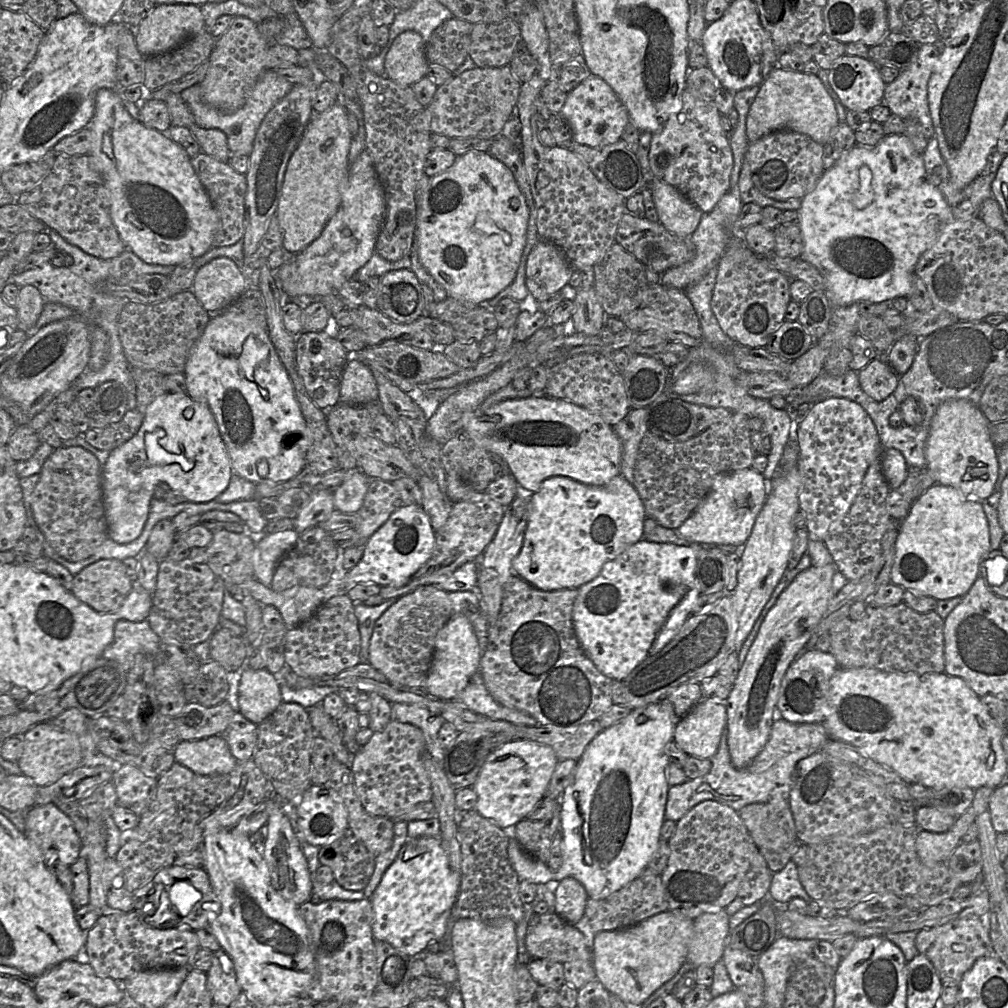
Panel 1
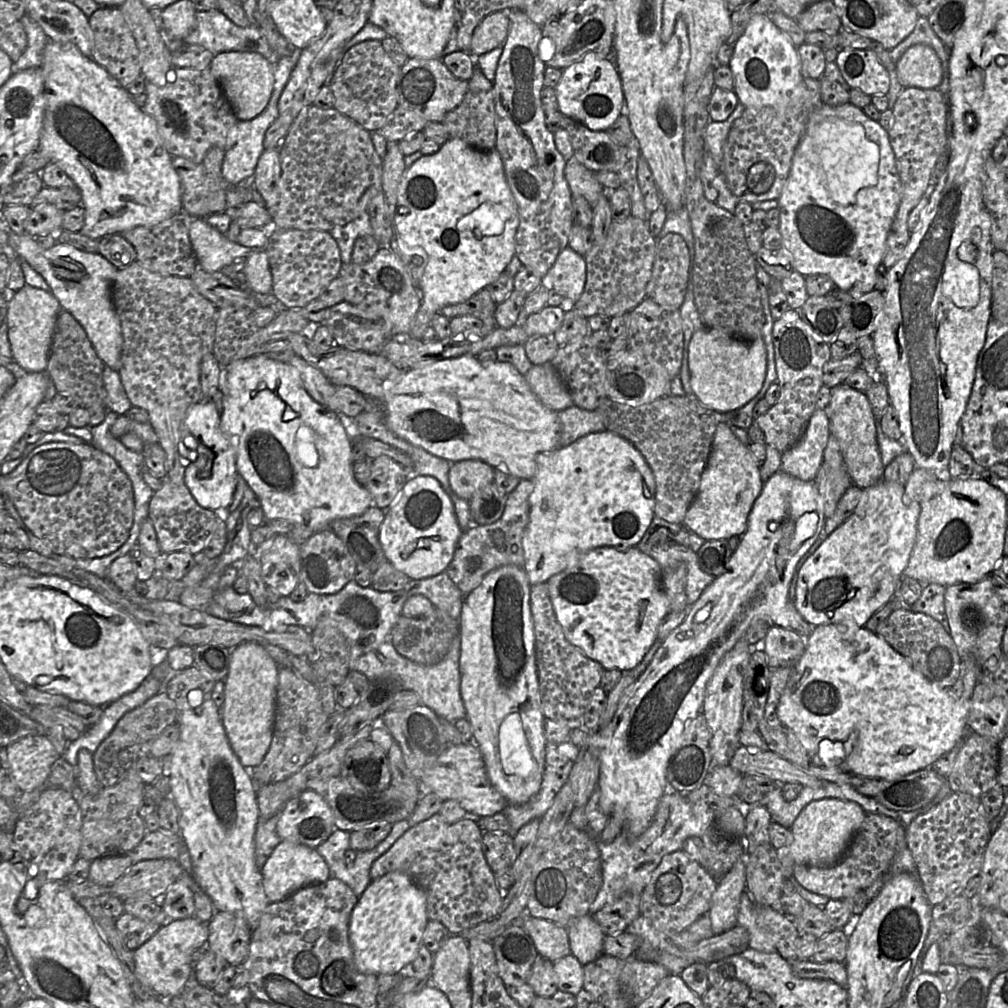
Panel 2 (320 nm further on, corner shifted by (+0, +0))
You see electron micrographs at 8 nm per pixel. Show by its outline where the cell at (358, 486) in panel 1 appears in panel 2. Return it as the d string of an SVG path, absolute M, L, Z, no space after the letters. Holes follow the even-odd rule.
M262 355L237 360L223 368L221 391L223 393L223 410L220 414L220 427L233 441L236 449L237 473L258 496L265 521L285 519L295 524L305 525L315 532L328 529L333 520L360 515L370 506L374 506L370 493L357 482L353 475L352 447L354 440L351 427L342 416L313 400L305 390L299 373L293 366Z

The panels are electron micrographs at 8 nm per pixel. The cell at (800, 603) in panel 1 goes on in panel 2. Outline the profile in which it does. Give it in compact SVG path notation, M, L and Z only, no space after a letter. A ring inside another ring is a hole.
M879 481L873 486L863 489L861 499L853 514L838 526L827 538L819 545L811 556L803 563L798 572L794 572L790 585L790 597L800 615L811 625L818 626L823 624L834 624L840 632L846 632L852 627L864 627L868 619L884 604L889 602L899 585L903 571L908 564L912 549L917 537L917 523L920 515L920 504L912 501L909 504L903 502L905 485L896 482Z

